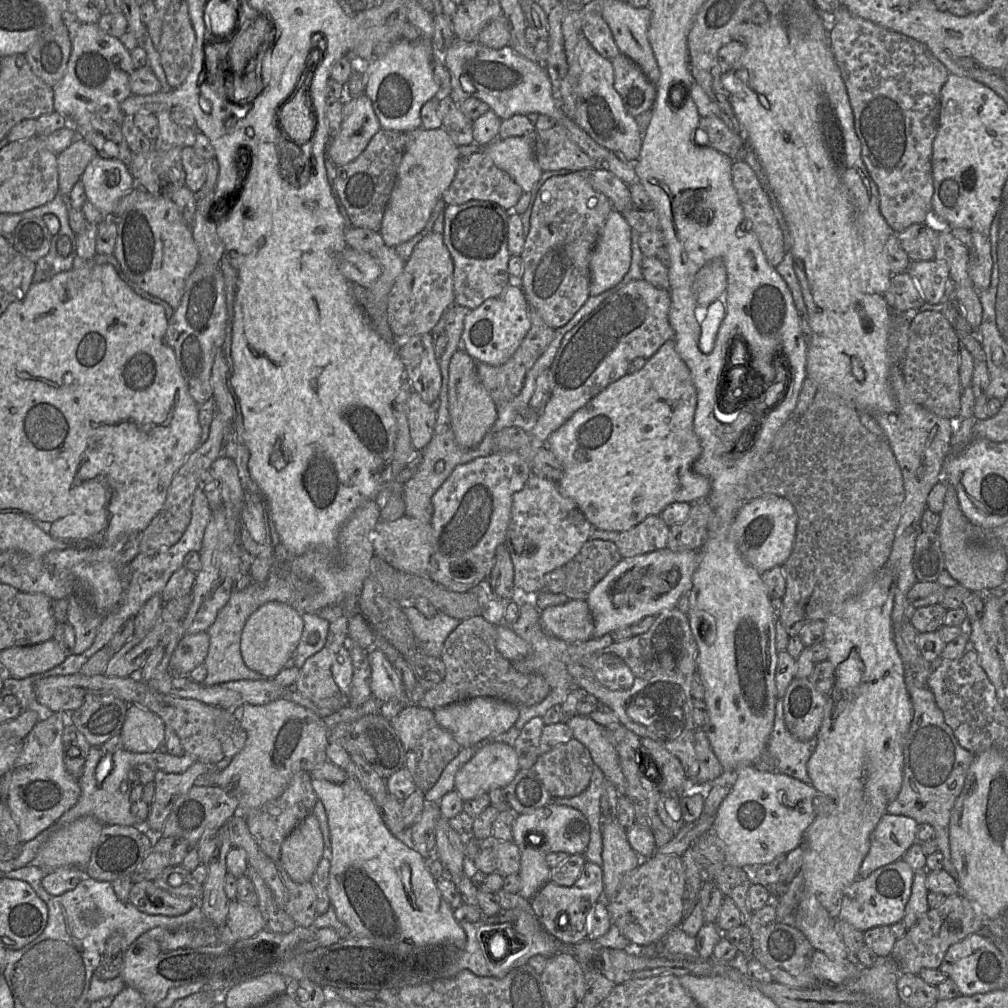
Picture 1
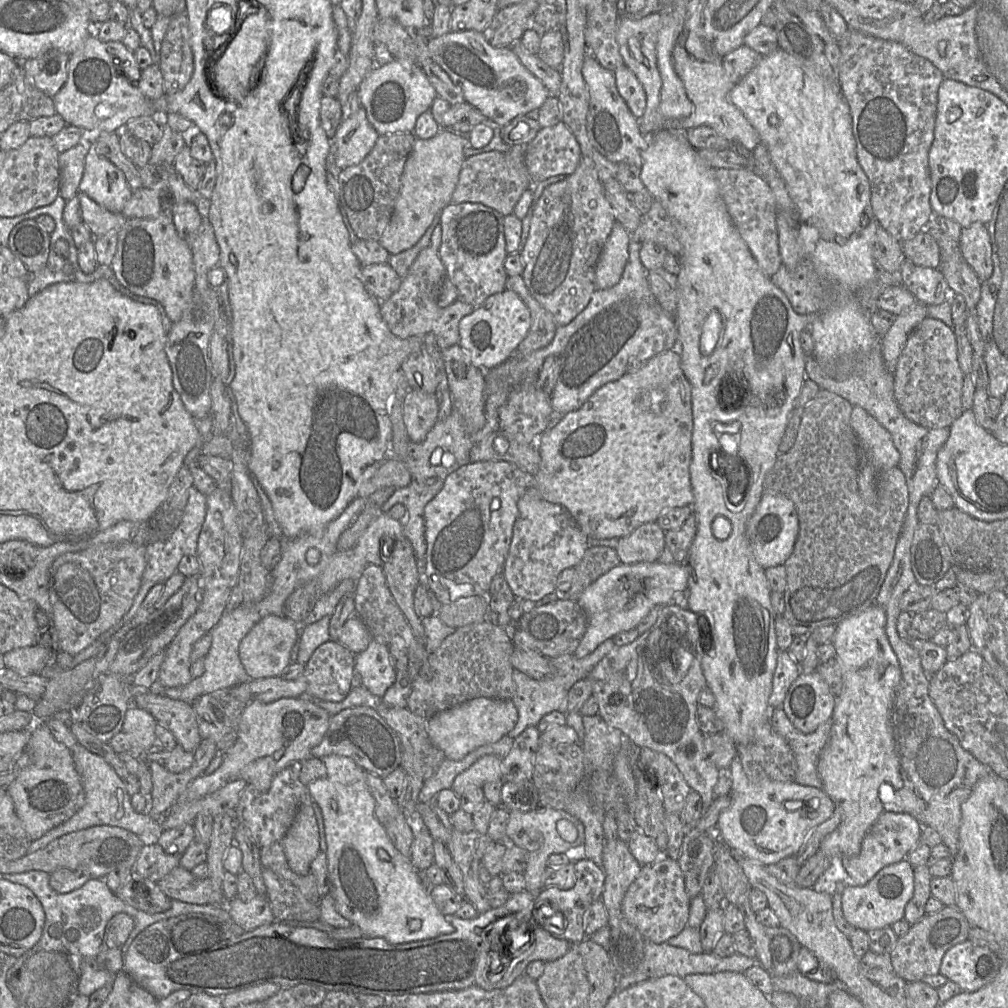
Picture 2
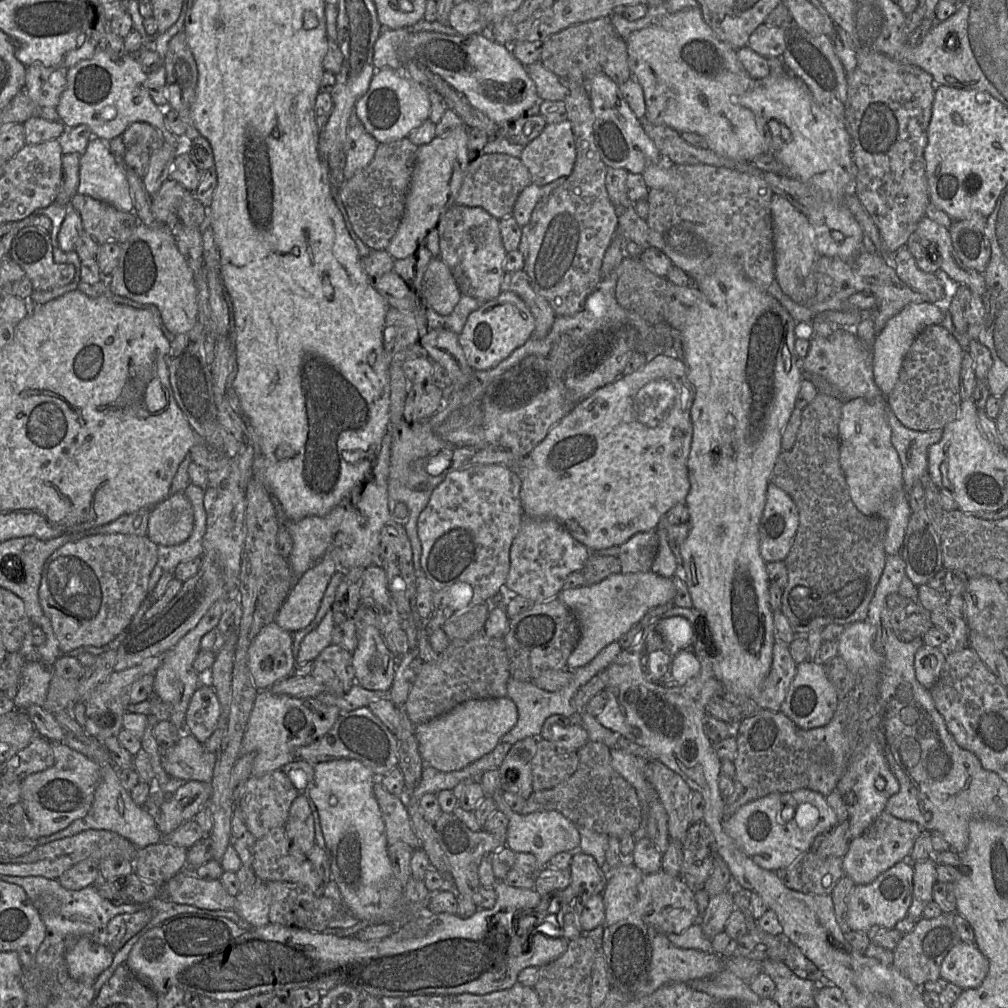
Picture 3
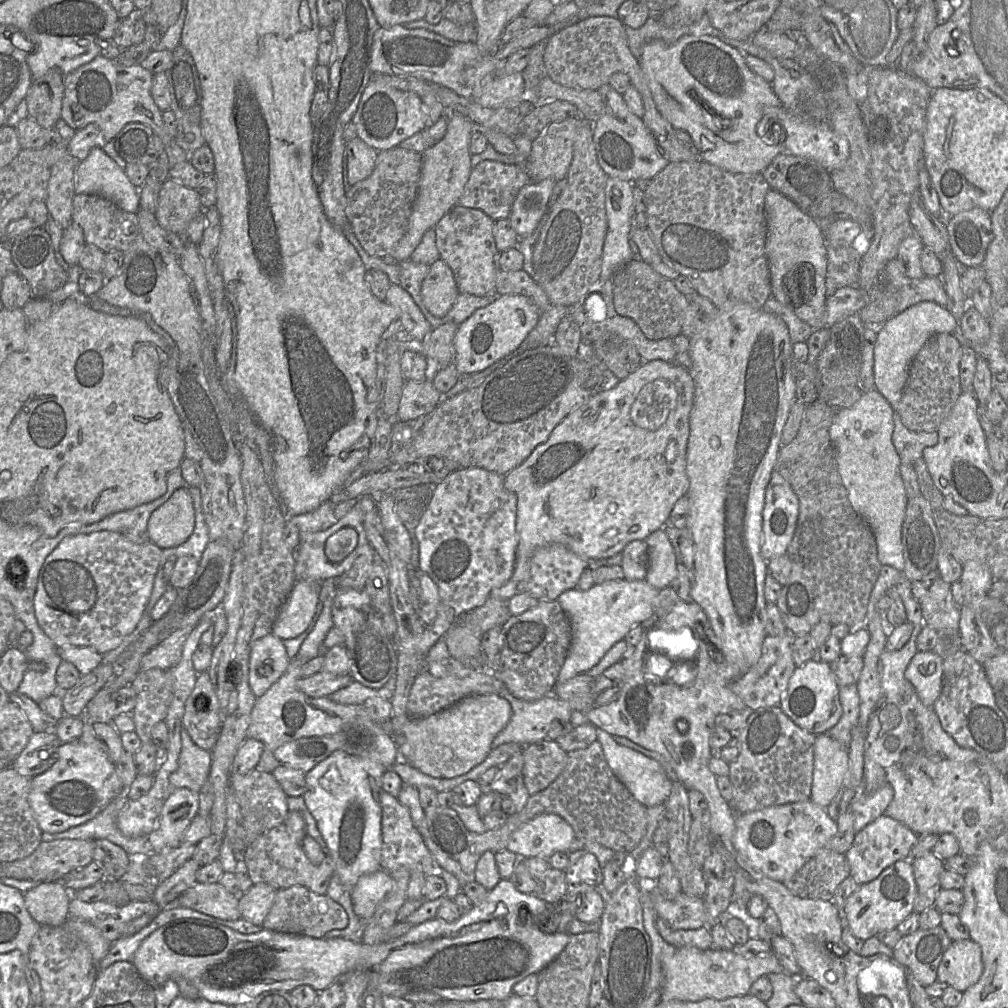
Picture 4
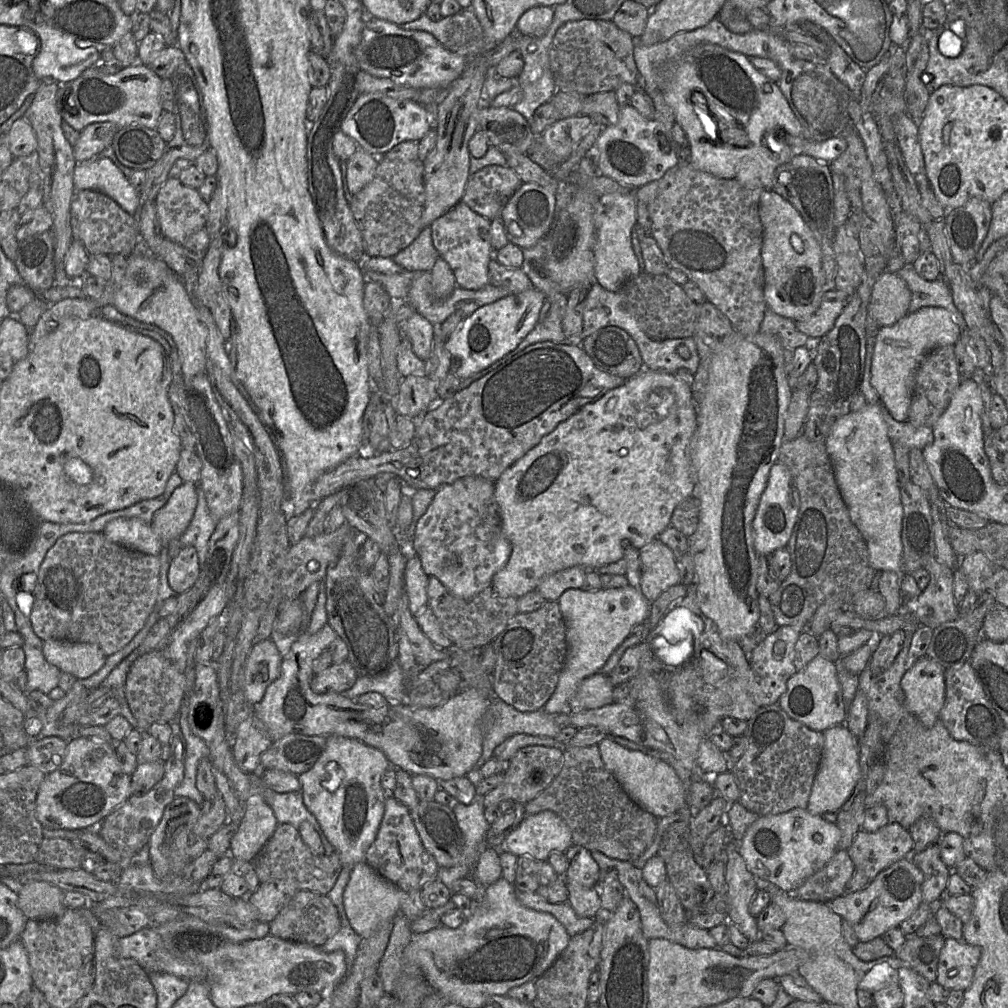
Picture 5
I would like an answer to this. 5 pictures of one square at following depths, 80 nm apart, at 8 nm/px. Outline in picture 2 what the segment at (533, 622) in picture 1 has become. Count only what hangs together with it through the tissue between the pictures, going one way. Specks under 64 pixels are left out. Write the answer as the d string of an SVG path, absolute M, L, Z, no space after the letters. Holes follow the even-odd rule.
M613 639L601 643L591 654L584 658L577 658L574 654L564 654L550 659L553 665L552 672L541 680L535 680L513 669L512 679L515 693L512 701L518 710L518 721L507 734L512 739L517 738L526 728L537 726L539 721L552 711L566 712L567 695L571 687L578 681L586 679L595 666L615 647Z

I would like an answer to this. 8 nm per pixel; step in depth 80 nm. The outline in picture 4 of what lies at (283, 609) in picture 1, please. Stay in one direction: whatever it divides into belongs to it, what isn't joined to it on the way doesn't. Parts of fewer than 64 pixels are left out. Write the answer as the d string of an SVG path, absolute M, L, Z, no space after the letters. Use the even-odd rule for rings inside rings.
M272 632L253 643L248 683L256 698L262 696L284 674L290 660L283 640Z

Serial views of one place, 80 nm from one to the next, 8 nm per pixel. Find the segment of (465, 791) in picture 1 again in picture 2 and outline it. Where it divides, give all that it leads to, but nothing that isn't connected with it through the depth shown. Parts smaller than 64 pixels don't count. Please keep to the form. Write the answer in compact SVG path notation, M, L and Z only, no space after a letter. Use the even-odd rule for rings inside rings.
M495 755L481 757L455 777L451 789L460 798L467 788L482 788L487 782L501 779L501 763L502 759Z

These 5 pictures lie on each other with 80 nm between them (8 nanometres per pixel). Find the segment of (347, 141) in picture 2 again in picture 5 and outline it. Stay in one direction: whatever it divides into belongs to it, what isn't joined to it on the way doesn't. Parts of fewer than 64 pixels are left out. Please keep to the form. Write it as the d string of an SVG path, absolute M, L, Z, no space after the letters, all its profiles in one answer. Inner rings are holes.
M360 147L347 160L346 179L352 195L357 194L373 180L378 162L378 157L375 157Z

